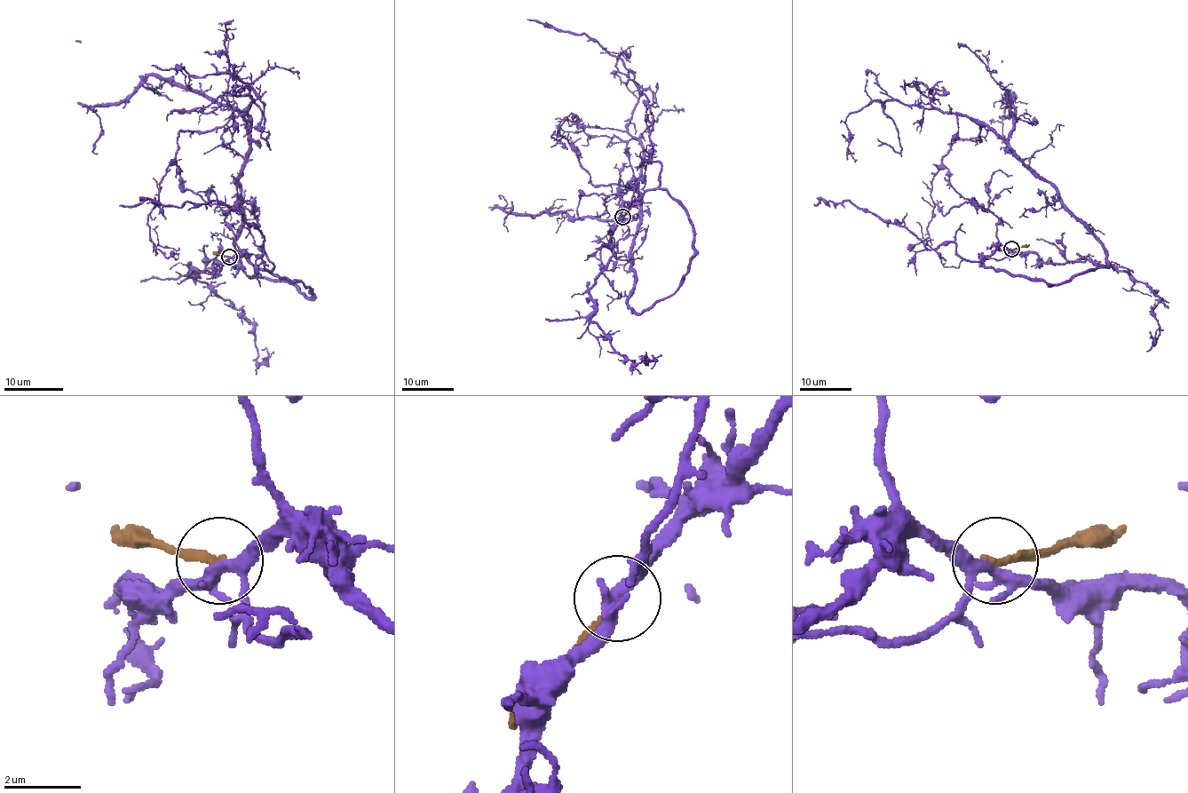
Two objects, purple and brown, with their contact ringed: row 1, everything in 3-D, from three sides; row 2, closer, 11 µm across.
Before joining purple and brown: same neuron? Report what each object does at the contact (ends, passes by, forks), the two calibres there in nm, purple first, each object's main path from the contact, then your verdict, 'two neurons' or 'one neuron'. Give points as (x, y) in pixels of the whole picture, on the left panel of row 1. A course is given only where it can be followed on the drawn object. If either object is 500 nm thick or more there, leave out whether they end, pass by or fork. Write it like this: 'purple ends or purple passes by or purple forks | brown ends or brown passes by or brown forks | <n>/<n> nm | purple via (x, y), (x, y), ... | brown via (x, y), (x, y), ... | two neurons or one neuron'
purple forks | brown ends | 280/200 nm | purple via (229, 257), (241, 253), (312, 297), (249, 275), (234, 246), (247, 115), (178, 133), (147, 226), (174, 259) | brown via (229, 257), (212, 252) | two neurons

